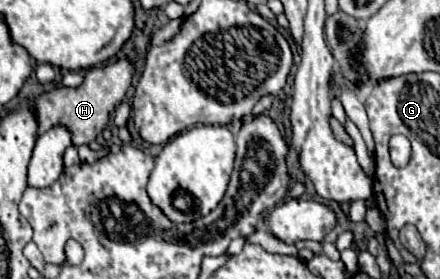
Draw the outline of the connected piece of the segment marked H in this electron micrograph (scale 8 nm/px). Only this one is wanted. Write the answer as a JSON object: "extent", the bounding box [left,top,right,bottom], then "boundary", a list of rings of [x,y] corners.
{"extent":[33,59,133,147],"boundary":[[[119,59],[115,65],[101,65],[89,69],[85,73],[83,85],[79,85],[77,89],[57,87],[49,93],[39,95],[33,101],[33,111],[37,115],[37,125],[39,125],[37,135],[43,135],[51,127],[63,125],[69,129],[75,147],[89,145],[107,127],[111,111],[123,101],[127,89],[131,87],[131,77],[133,77],[133,65],[127,59]]]}

